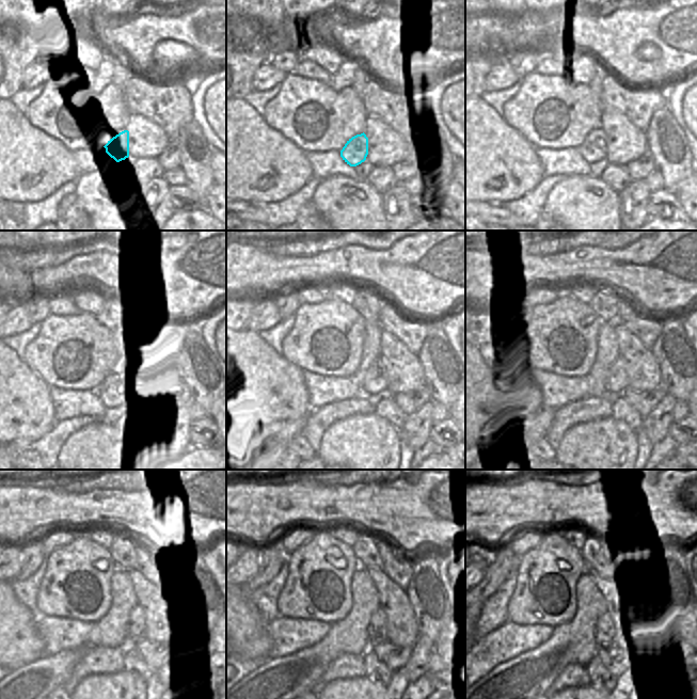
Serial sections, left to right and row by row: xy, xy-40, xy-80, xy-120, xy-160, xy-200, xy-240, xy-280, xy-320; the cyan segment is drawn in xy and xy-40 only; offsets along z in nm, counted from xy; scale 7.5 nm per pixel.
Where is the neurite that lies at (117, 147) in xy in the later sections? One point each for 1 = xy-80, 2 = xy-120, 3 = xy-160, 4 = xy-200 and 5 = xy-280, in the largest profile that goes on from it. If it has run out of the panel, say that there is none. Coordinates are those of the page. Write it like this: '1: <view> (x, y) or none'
1: xy-80 (593, 148)
2: xy-120 (122, 381)
3: xy-160 (375, 382)
4: xy-200 (616, 382)
5: xy-280 (377, 630)

